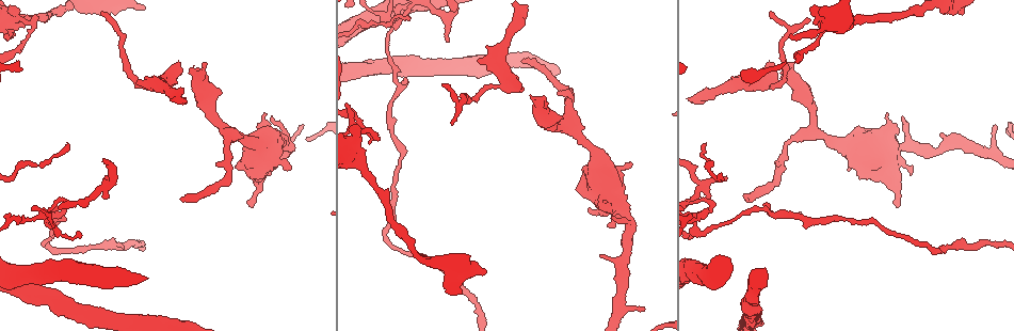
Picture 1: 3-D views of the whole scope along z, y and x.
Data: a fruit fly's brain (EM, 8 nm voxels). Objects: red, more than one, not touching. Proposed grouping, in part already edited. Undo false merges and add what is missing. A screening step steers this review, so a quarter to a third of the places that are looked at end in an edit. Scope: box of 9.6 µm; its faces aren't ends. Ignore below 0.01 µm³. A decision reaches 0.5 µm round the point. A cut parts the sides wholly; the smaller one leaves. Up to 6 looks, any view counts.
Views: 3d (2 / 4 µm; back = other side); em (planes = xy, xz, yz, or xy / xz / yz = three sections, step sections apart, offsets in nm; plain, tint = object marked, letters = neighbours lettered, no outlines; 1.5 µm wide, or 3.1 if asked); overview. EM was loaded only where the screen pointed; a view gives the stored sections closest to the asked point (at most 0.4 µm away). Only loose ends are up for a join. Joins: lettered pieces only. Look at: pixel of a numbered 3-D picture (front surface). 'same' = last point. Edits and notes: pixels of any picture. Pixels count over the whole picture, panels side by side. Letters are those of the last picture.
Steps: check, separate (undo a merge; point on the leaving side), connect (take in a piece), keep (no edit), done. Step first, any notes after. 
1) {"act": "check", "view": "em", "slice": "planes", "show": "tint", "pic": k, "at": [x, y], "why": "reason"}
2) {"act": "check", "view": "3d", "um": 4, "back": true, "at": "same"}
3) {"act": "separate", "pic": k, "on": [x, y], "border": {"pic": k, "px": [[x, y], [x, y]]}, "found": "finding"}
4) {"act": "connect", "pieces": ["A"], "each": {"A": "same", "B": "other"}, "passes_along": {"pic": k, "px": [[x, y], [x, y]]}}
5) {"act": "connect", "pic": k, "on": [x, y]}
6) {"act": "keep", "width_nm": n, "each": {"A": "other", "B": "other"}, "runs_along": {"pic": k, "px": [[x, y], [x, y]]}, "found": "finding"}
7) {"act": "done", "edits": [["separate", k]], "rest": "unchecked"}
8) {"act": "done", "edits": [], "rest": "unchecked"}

{"act": "check", "view": "3d", "um": 2, "pic": 1, "at": [447, 41], "why": "thin end"}

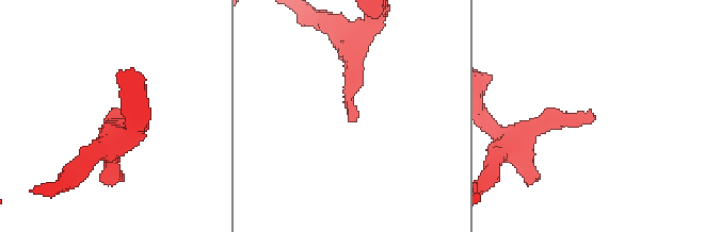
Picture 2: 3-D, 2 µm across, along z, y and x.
{"act": "check", "view": "em", "slice": "yz", "step": 4, "show": "plain", "pic": 2, "at": [591, 109]}

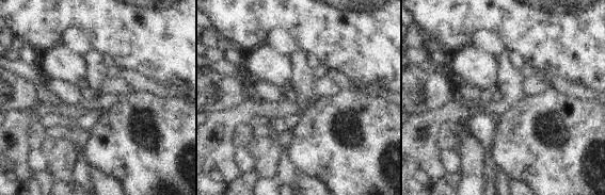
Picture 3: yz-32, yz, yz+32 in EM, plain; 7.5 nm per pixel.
{"act": "check", "view": "em", "slice": "yz", "step": 4, "show": "letters", "at": "same", "why": "see the neighbours"}

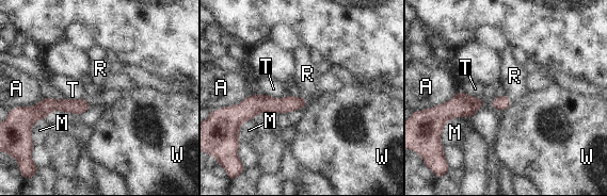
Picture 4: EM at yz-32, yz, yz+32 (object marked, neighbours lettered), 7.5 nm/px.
{"act": "connect", "pieces": ["R"], "width_nm": 90, "each": {"A": "other", "M": "other", "R": "same", "T": "other", "W": "other"}, "passes_along": {"pic": 4, "px": [[504, 102], [508, 97], [514, 76]]}, "found": "the neuron continues"}

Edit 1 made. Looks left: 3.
{"act": "check", "view": "em", "slice": "planes", "show": "letters", "pic": 1, "at": [807, 18], "why": "thin end"}

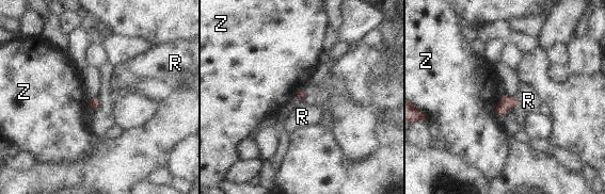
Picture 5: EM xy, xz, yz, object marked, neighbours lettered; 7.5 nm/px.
{"act": "keep", "each": {"R": "other", "Z": "other"}, "border": {"pic": 5, "px": [[502, 96], [495, 110], [496, 116]]}, "found": "none of them fits"}

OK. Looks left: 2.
{"act": "check", "view": "em", "slice": "planes", "show": "letters", "pic": 1, "at": [569, 98], "why": "thin neck"}

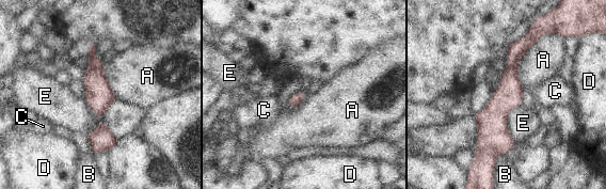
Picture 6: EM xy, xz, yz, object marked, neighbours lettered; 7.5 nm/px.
{"act": "keep", "each": {"A": "other", "B": "other", "C": "other", "D": "other", "E": "other"}, "border": {"pic": 6, "px": [[521, 104], [508, 113], [515, 142]]}, "found": "all the same neuron"}

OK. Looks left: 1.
{"act": "done", "edits": [["connect", 4]], "rest": "unchecked"}

